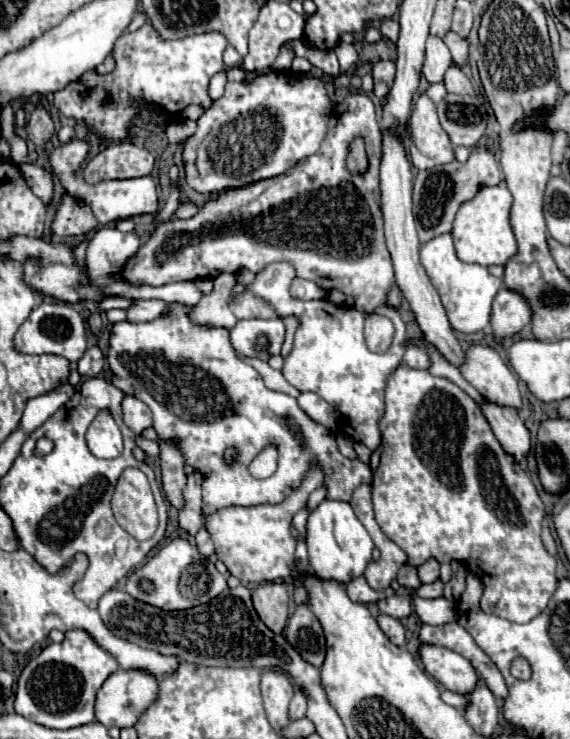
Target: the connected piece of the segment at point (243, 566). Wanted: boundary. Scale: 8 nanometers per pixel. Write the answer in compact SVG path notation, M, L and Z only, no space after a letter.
M312 468L302 480L302 486L280 504L258 504L250 508L234 506L222 508L212 514L204 514L204 528L212 536L216 556L226 564L232 576L240 578L248 586L248 582L252 584L274 582L278 578L288 578L292 574L296 550L296 538L292 536L290 530L292 518L298 510L306 506L310 492L314 492L318 486L322 486L322 470Z

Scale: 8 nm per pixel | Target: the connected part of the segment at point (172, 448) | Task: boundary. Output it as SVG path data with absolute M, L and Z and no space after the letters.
M146 428L146 432L142 432L146 438L156 440L160 444L160 458L162 458L162 490L168 498L168 502L176 508L182 510L184 508L184 494L182 490L186 488L186 456L178 446L178 440L160 440L158 434L154 432L154 428Z

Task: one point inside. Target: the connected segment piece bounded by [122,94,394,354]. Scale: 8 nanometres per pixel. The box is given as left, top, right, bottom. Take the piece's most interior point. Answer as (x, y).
(327, 222)

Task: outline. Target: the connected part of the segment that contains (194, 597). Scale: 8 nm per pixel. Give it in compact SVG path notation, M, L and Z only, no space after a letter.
M176 538L168 546L164 546L154 558L150 558L142 568L132 572L124 590L140 602L172 612L210 602L222 590L226 590L226 578L214 568L208 558L202 558L188 540Z

